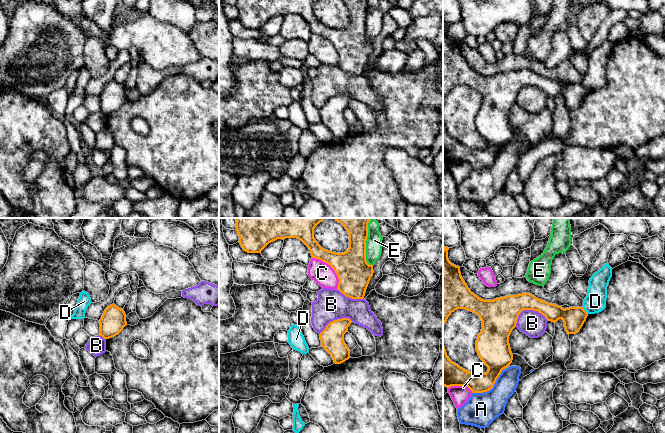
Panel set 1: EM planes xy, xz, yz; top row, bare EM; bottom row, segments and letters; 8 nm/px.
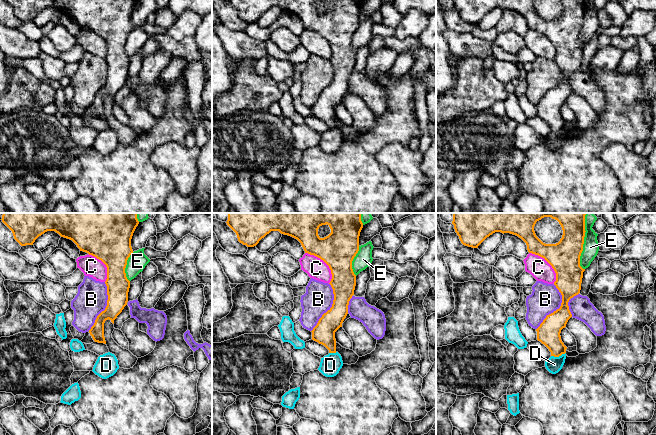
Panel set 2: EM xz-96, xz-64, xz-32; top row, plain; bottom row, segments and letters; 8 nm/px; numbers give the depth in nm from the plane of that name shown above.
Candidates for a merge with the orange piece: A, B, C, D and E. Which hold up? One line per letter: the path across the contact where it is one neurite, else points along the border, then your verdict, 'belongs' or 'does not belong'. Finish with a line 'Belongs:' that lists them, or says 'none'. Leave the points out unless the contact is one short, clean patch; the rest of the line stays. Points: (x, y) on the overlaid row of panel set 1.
A: does not belong
B: does not belong
C: does not belong
D: border yz (582, 306), (588, 313); does not belong
E: does not belong
Belongs: none

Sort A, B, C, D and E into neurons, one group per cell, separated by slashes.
A / B / C / D / E

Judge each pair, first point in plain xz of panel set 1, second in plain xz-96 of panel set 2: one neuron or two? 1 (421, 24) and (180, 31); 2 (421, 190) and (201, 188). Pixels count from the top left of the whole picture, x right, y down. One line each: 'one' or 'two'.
1: one
2: two

